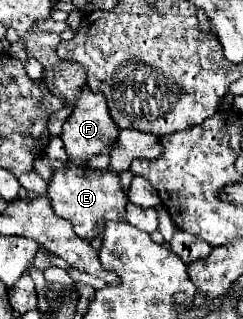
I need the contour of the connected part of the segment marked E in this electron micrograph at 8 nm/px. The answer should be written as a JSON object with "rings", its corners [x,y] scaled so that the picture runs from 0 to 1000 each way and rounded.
{"rings":[[[222,527],[214,571],[198,583],[198,614],[214,627],[214,652],[247,683],[272,683],[296,696],[305,727],[346,746],[346,752],[387,752],[387,721],[403,708],[403,690],[444,696],[444,690],[494,690],[510,696],[519,671],[519,639],[527,639],[527,596],[502,583],[494,558],[477,539],[403,539],[387,533],[395,552],[313,552],[296,533],[272,527]]]}

